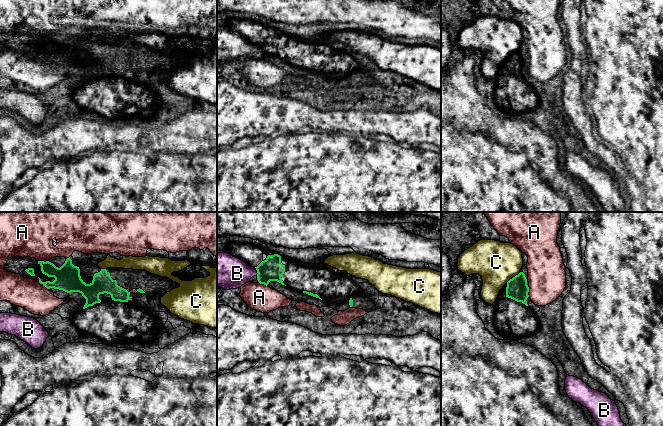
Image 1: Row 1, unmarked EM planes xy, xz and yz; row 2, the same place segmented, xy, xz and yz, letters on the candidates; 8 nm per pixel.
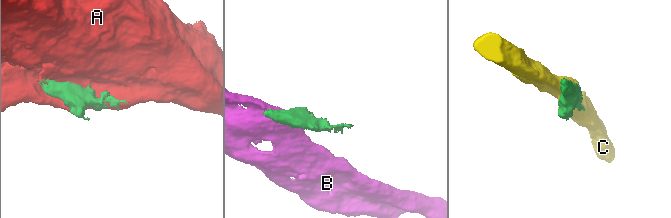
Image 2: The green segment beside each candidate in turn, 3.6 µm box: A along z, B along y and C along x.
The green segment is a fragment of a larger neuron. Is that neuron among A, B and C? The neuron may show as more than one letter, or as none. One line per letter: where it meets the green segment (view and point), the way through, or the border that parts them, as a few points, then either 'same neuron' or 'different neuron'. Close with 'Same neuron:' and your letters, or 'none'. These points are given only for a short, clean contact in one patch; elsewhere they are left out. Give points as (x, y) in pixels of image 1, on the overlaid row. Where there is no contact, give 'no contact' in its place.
A: contact xy (43, 261); different neuron
B: contact xz (257, 271); different neuron
C: contact yz (516, 275); different neuron
Same neuron: none

